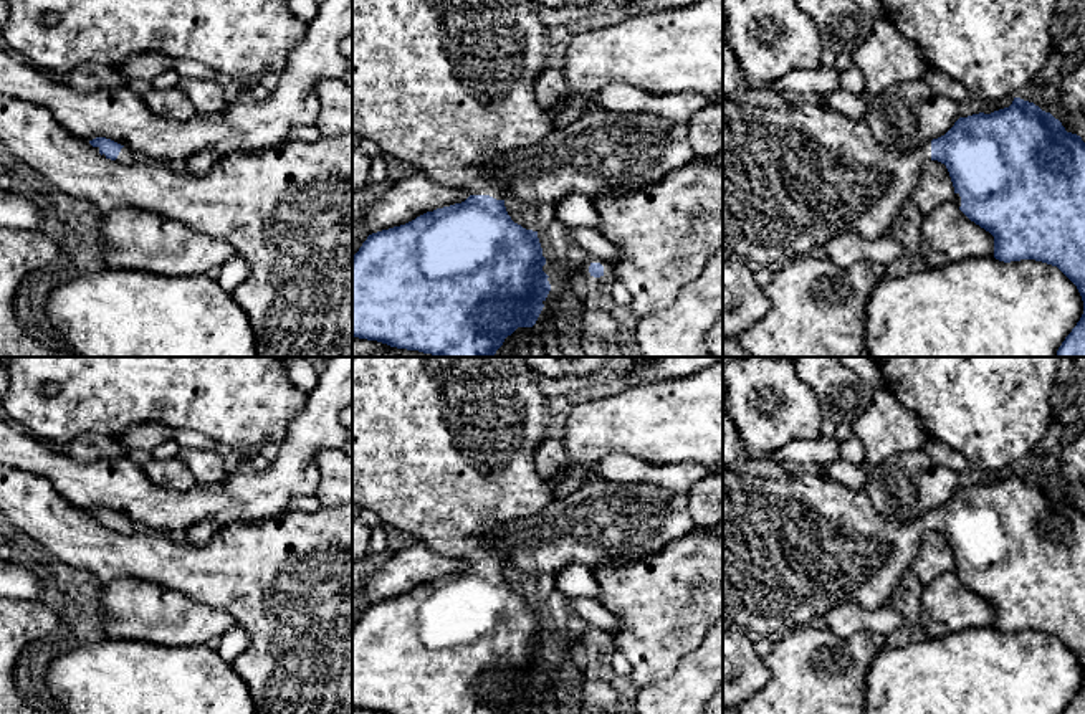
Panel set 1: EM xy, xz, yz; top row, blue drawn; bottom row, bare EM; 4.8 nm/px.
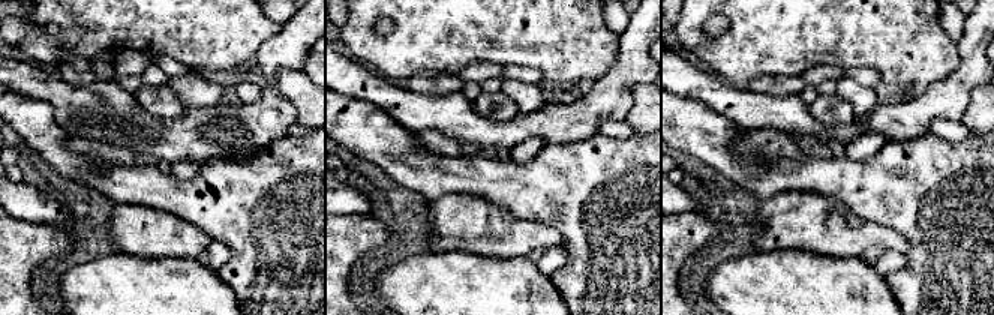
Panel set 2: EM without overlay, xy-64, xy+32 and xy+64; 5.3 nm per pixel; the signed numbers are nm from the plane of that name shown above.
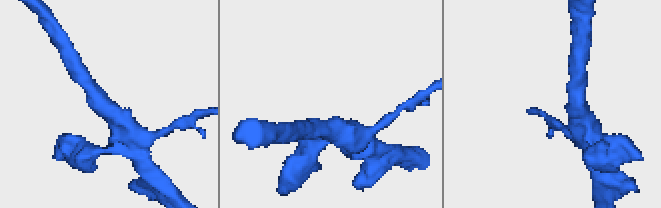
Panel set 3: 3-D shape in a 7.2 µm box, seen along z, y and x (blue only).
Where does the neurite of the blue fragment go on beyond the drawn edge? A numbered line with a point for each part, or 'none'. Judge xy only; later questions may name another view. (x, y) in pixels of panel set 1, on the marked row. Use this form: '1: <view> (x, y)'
1: xy (126, 156)

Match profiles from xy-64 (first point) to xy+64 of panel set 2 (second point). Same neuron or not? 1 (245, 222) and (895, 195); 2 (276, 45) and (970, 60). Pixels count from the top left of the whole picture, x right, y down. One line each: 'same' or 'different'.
1: same
2: same

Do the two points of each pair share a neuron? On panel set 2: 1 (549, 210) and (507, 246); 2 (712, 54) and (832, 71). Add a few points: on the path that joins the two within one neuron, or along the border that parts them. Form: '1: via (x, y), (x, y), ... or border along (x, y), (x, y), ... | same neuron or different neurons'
1: border along (504, 207), (516, 216), (555, 228), (564, 243) | different neurons
2: border along (843, 68), (813, 65), (799, 75) | different neurons

